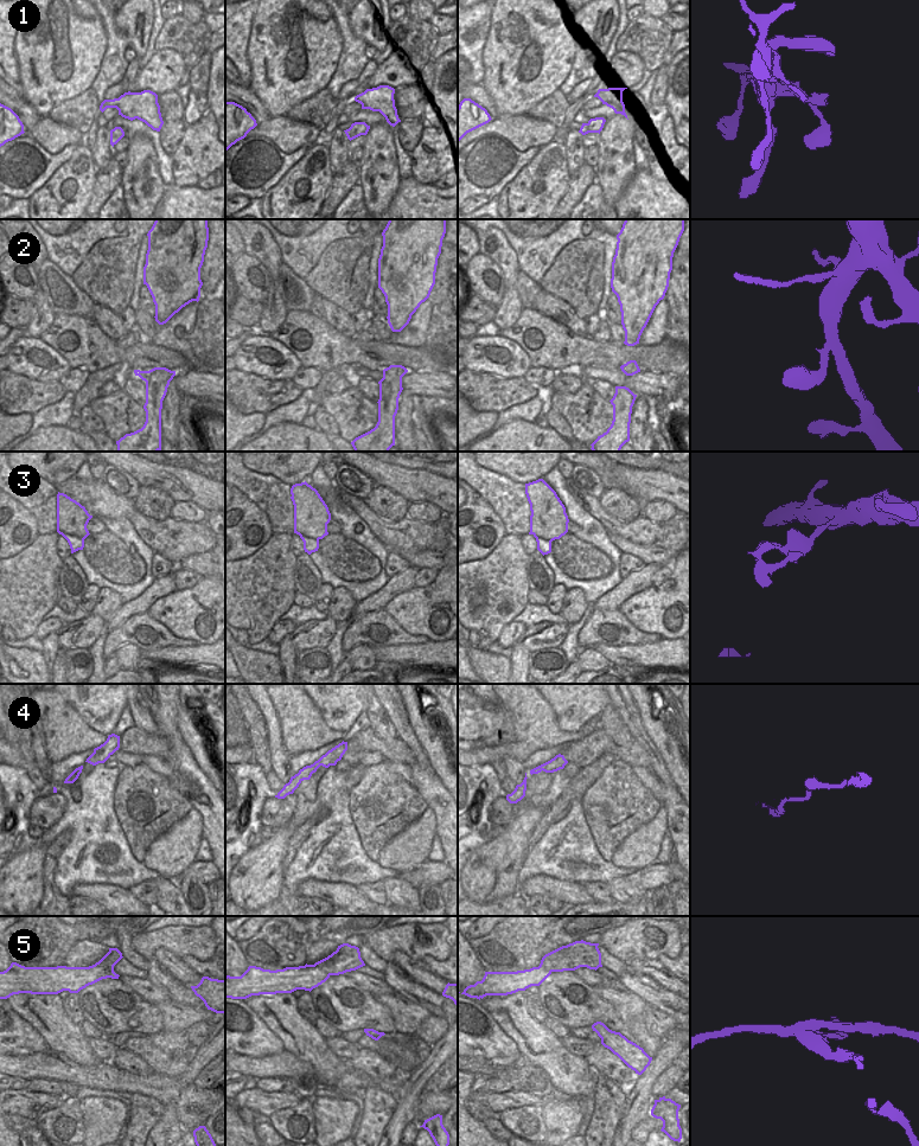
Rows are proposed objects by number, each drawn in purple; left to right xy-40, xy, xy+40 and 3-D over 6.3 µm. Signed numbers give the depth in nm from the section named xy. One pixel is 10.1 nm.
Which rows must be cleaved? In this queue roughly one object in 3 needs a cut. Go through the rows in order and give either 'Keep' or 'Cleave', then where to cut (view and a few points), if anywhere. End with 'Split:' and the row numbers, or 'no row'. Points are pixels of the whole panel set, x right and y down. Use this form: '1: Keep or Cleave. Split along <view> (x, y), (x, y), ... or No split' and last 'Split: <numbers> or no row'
1: Keep. No split
2: Keep. No split
3: Cleave. Split along xy (292, 494), (299, 504), (301, 533), (318, 539)
4: Keep. No split
5: Cleave. Split along xy-40 (95, 964), (113, 971)
Split: 3, 5

